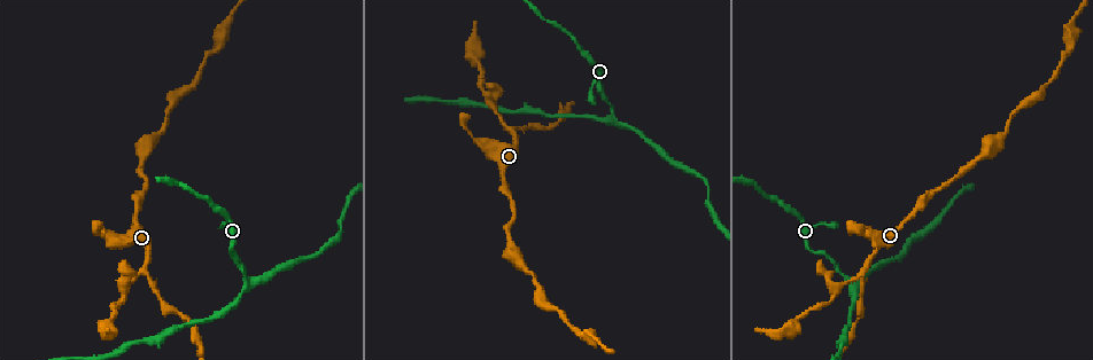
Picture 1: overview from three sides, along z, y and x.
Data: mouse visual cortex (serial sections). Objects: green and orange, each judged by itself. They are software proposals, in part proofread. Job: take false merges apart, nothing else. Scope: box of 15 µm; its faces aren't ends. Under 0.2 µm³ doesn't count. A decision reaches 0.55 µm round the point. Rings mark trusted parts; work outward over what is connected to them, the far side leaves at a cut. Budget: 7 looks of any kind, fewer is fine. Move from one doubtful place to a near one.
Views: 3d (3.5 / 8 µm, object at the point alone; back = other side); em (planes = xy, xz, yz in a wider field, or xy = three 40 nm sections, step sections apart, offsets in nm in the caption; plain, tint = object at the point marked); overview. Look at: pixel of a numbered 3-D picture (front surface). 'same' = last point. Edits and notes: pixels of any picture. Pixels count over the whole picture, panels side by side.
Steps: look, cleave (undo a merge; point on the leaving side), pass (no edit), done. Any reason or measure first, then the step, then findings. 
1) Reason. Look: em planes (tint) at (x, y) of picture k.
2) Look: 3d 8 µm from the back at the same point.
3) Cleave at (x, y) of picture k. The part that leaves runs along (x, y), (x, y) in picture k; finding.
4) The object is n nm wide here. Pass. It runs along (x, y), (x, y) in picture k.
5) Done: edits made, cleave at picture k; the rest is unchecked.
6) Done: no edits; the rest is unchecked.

A fork. Look: 3d 3.5 µm at (510, 127) of picture 1.

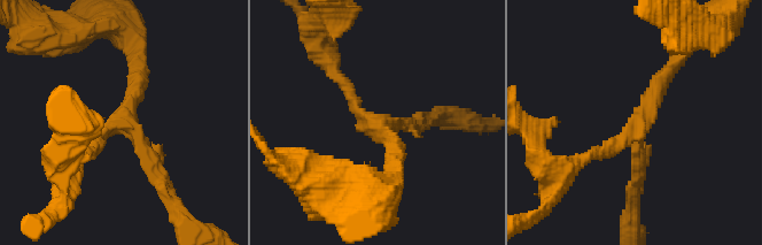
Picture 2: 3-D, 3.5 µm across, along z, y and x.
3 arms meet here; the arms are 200, 200, 250 nm wide. Look: em xy step 3 (tint) at (636, 121) of picture 2.

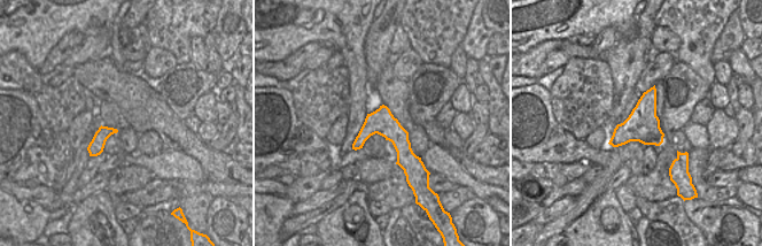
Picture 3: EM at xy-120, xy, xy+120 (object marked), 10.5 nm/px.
The object is 260 nm wide here. Pass. It runs along (679, 59), (615, 147), (589, 154) in picture 2; continuous, no second cell.

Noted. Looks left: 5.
A narrow waist. Look: 3d 3.5 µm at (856, 318) of picture 1.

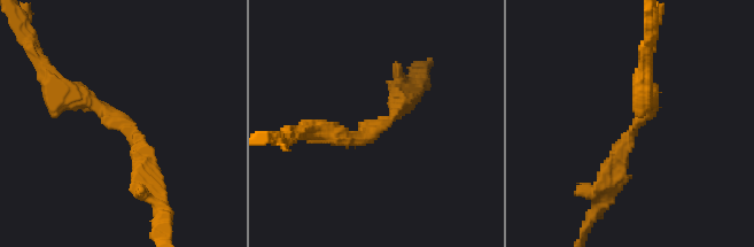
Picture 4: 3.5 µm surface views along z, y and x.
The arms are 300, 300 nm wide; shape alone is not enough. Look: em xy step 3 (tint) at (637, 124) of picture 4.

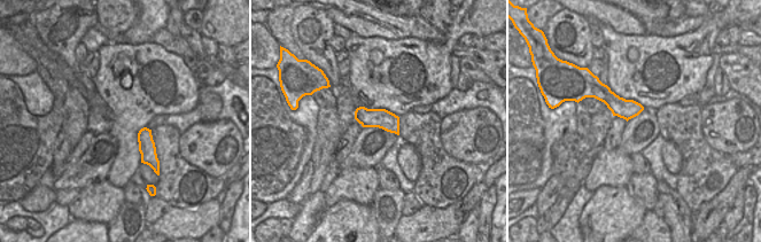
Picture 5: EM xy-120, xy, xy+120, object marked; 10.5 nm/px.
Pass. It runs along (65, 94), (125, 122), (154, 190) in picture 4; one cell here.

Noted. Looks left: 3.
A narrow waist. Look: 3d 8 µm at (827, 303) of picture 1.

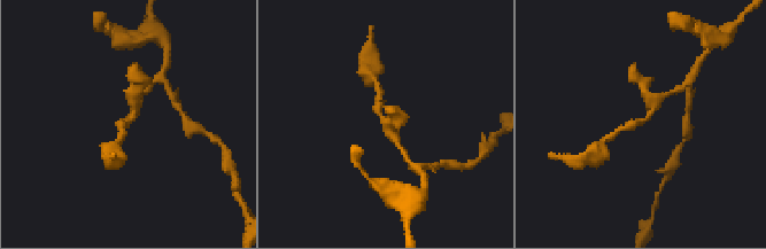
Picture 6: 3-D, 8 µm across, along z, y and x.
The arms are 200, 300 nm wide; shape alone is not enough. Look: em xy step 3 (tint) at (640, 124) of picture 6.

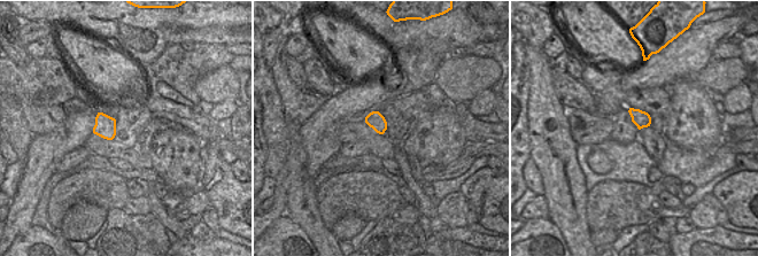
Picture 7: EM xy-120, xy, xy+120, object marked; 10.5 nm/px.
Pass. It runs along (662, 98), (642, 122), (616, 133) in picture 6; all the same cell.

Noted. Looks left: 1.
Done: no edits; the rest is unchecked.

